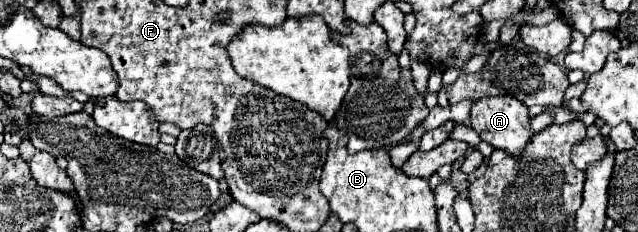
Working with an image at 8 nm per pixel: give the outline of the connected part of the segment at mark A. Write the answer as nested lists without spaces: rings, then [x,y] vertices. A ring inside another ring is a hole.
[[[489,96],[489,98],[477,100],[471,108],[471,128],[481,136],[481,140],[513,156],[519,156],[519,152],[523,150],[523,144],[527,144],[527,140],[531,140],[533,136],[529,130],[527,106],[515,100],[513,96]]]

